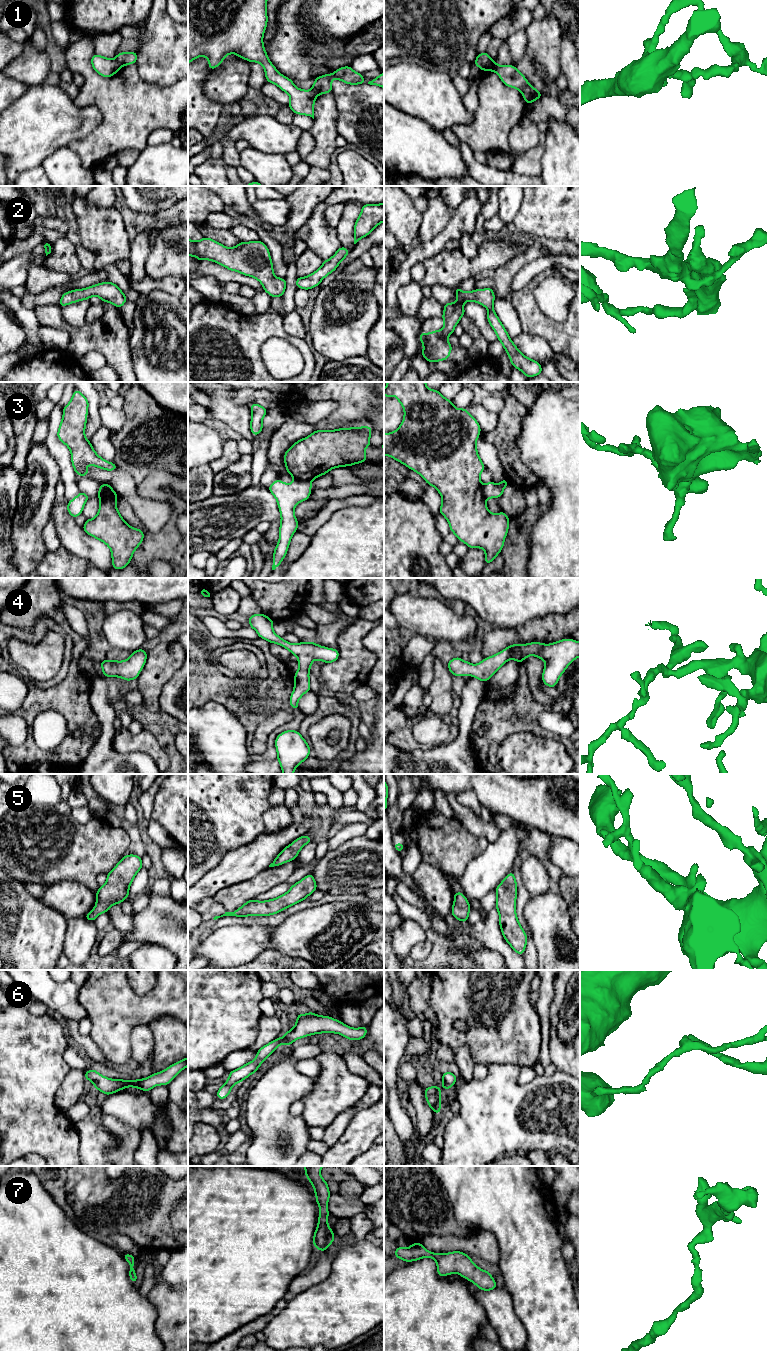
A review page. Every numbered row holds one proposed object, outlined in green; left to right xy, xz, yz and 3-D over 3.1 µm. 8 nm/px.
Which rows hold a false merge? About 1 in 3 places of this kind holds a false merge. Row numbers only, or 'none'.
1, 3

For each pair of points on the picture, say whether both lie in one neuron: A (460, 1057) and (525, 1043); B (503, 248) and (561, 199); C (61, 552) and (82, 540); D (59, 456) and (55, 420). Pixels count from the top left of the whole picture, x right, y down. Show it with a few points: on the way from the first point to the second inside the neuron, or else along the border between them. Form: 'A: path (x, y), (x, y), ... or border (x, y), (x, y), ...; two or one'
A: border (453, 1051), (466, 1045), (475, 1064); two
B: border (518, 235), (530, 241); two
C: border (61, 544), (73, 554), (87, 560); two
D: path (56, 447), (53, 443), (53, 429); one

